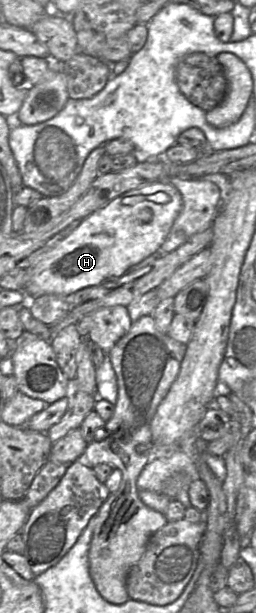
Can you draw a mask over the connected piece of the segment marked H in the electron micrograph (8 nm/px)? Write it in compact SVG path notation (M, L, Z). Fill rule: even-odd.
M168 181L153 182L123 193L111 200L105 206L93 212L67 237L60 240L52 248L41 254L37 258L37 262L27 270L27 282L23 291L31 297L39 297L46 294L66 297L83 288L100 285L109 279L117 279L121 277L129 267L139 263L160 249L167 238L175 219L179 215L182 205L182 195ZM157 192L165 193L168 200L162 203L150 200L150 196ZM145 208L151 210L152 217L147 222L141 222L137 218L137 215Z

